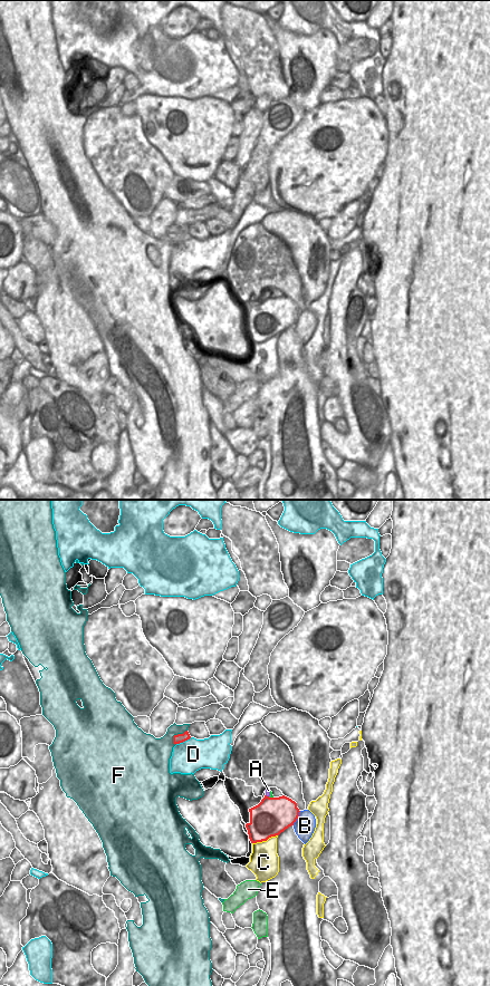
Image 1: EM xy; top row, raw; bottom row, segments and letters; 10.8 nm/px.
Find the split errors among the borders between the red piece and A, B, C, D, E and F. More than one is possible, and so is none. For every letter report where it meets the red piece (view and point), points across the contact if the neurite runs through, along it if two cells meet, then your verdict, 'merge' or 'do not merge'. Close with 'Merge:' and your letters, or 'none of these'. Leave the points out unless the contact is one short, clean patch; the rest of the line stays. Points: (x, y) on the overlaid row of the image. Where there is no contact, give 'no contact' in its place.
A: meets red in xy at (266, 795); runs through xy (272, 815), (266, 801), (266, 795), (268, 790); merge
B: meets red in xy at (297, 818); do not merge
C: meets red in xy at (265, 840); do not merge
D: meets red in xy at (183, 741); do not merge
E: meets red in xy at (270, 798); do not merge
F: meets red in xy at (178, 734); border along xy (186, 730), (175, 734), (172, 743); do not merge
Merge: A

